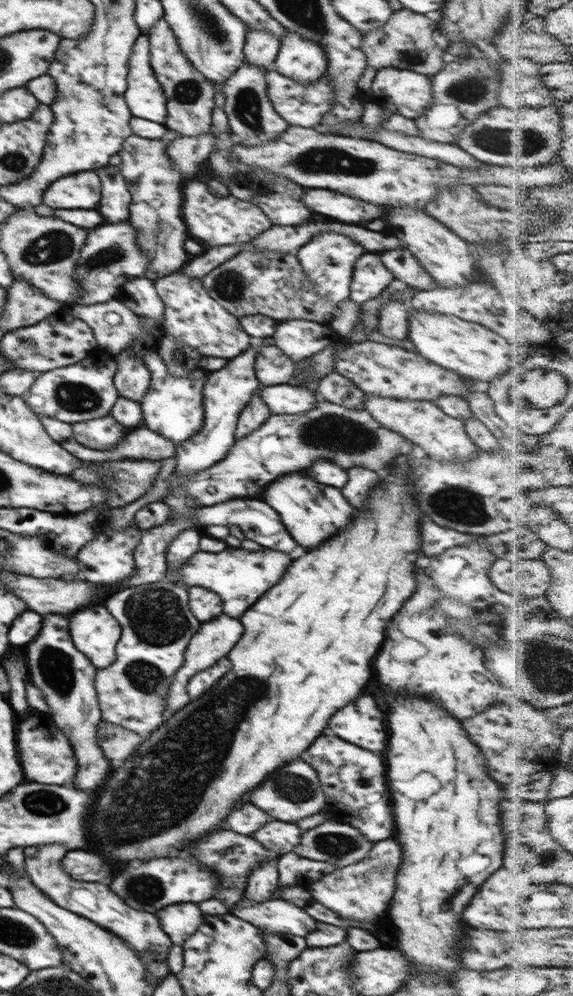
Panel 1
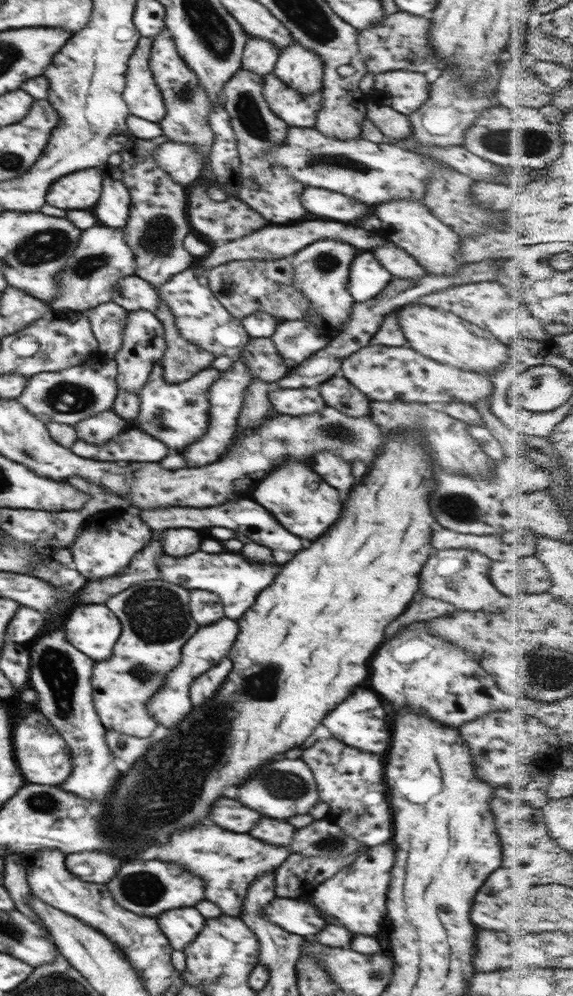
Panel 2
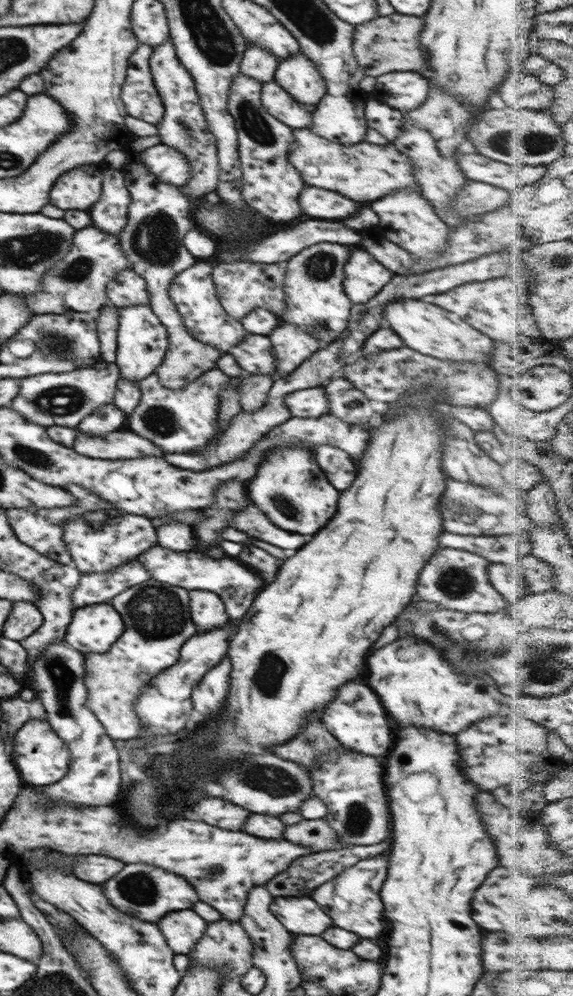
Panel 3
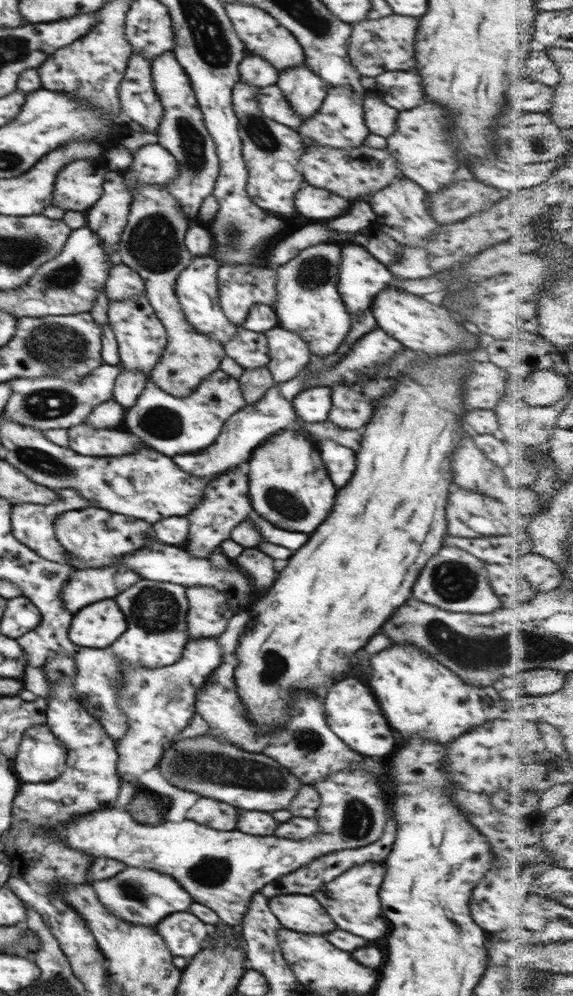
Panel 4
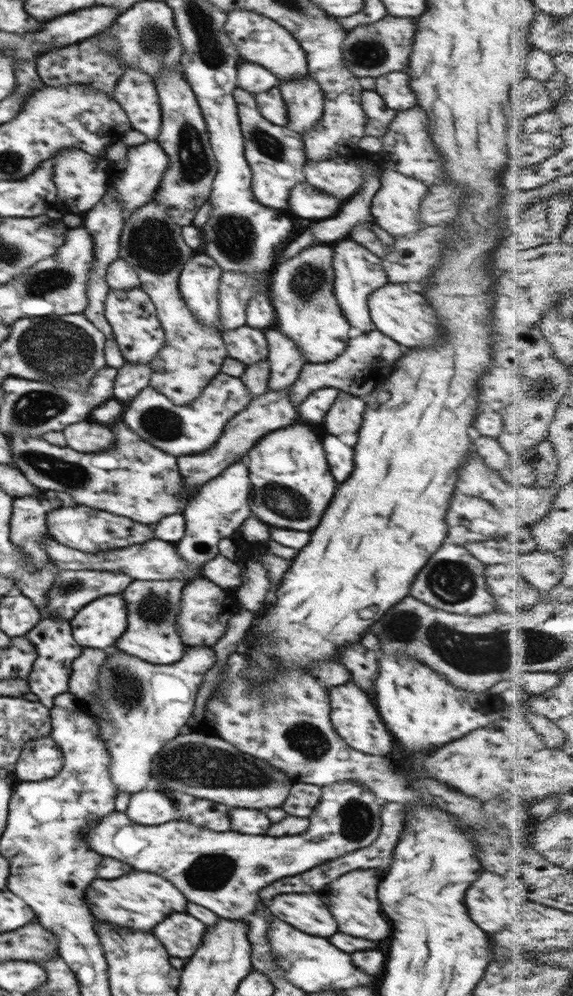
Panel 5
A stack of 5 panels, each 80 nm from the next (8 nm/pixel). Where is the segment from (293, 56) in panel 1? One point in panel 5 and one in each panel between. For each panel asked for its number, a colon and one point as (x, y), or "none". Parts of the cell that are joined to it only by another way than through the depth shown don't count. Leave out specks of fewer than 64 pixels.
2: (298, 67)
3: (298, 76)
4: (305, 91)
5: (304, 98)

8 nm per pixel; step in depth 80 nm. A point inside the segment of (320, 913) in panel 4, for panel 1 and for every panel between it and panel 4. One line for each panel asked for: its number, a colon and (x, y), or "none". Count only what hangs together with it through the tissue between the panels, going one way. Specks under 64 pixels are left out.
1: (275, 915)
2: (300, 918)
3: (300, 915)

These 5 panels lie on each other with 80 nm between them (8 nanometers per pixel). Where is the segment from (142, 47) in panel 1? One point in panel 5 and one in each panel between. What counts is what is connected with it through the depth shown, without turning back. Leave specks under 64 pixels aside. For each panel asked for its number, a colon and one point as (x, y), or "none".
2: (142, 95)
3: (139, 94)
4: (139, 102)
5: (136, 92)

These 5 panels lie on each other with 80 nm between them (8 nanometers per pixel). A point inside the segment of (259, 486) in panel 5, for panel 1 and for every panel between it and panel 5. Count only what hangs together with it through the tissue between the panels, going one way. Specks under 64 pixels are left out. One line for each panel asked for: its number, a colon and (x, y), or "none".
1: (314, 512)
2: (300, 500)
3: (289, 487)
4: (289, 486)

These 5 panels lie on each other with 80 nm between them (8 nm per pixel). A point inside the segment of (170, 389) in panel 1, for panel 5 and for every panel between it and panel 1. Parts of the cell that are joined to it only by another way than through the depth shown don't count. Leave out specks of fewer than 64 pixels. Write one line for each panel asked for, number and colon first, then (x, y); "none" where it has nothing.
2: (177, 414)
3: (178, 421)
4: (171, 425)
5: (193, 428)

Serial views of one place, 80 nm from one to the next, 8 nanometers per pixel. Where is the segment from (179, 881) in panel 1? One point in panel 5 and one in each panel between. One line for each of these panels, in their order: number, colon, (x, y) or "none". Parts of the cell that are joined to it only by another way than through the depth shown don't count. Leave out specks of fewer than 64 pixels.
2: (150, 887)
3: (142, 890)
4: (140, 896)
5: (138, 900)

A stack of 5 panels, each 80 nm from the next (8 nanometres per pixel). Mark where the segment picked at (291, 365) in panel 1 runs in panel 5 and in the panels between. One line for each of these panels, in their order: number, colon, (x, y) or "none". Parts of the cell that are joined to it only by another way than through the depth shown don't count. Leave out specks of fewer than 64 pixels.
2: (260, 355)
3: (254, 354)
4: (249, 349)
5: (248, 345)

